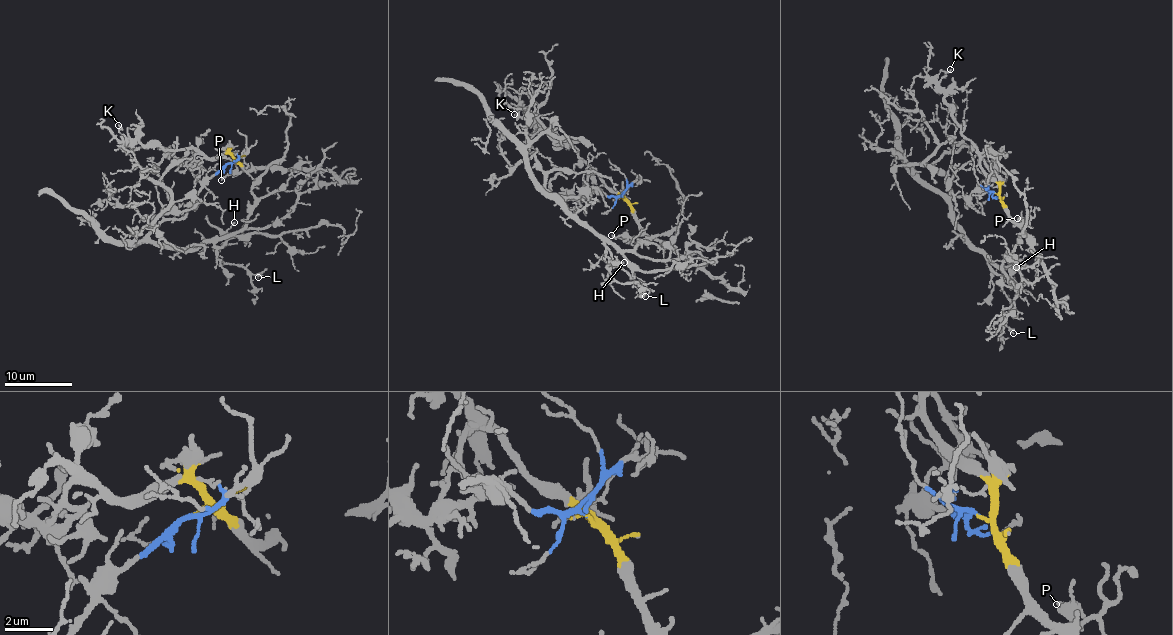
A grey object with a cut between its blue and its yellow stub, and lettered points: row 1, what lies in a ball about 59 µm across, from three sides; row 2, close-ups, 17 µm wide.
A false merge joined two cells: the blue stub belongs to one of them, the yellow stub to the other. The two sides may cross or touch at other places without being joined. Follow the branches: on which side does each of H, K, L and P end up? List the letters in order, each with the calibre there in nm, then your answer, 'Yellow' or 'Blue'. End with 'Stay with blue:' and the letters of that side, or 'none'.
H: Thickness 130 nm. Blue
K: Thickness 130 nm. Yellow
L: Thickness 90 nm. Blue
P: Thickness 150 nm. Yellow
Stay with blue: H, L

